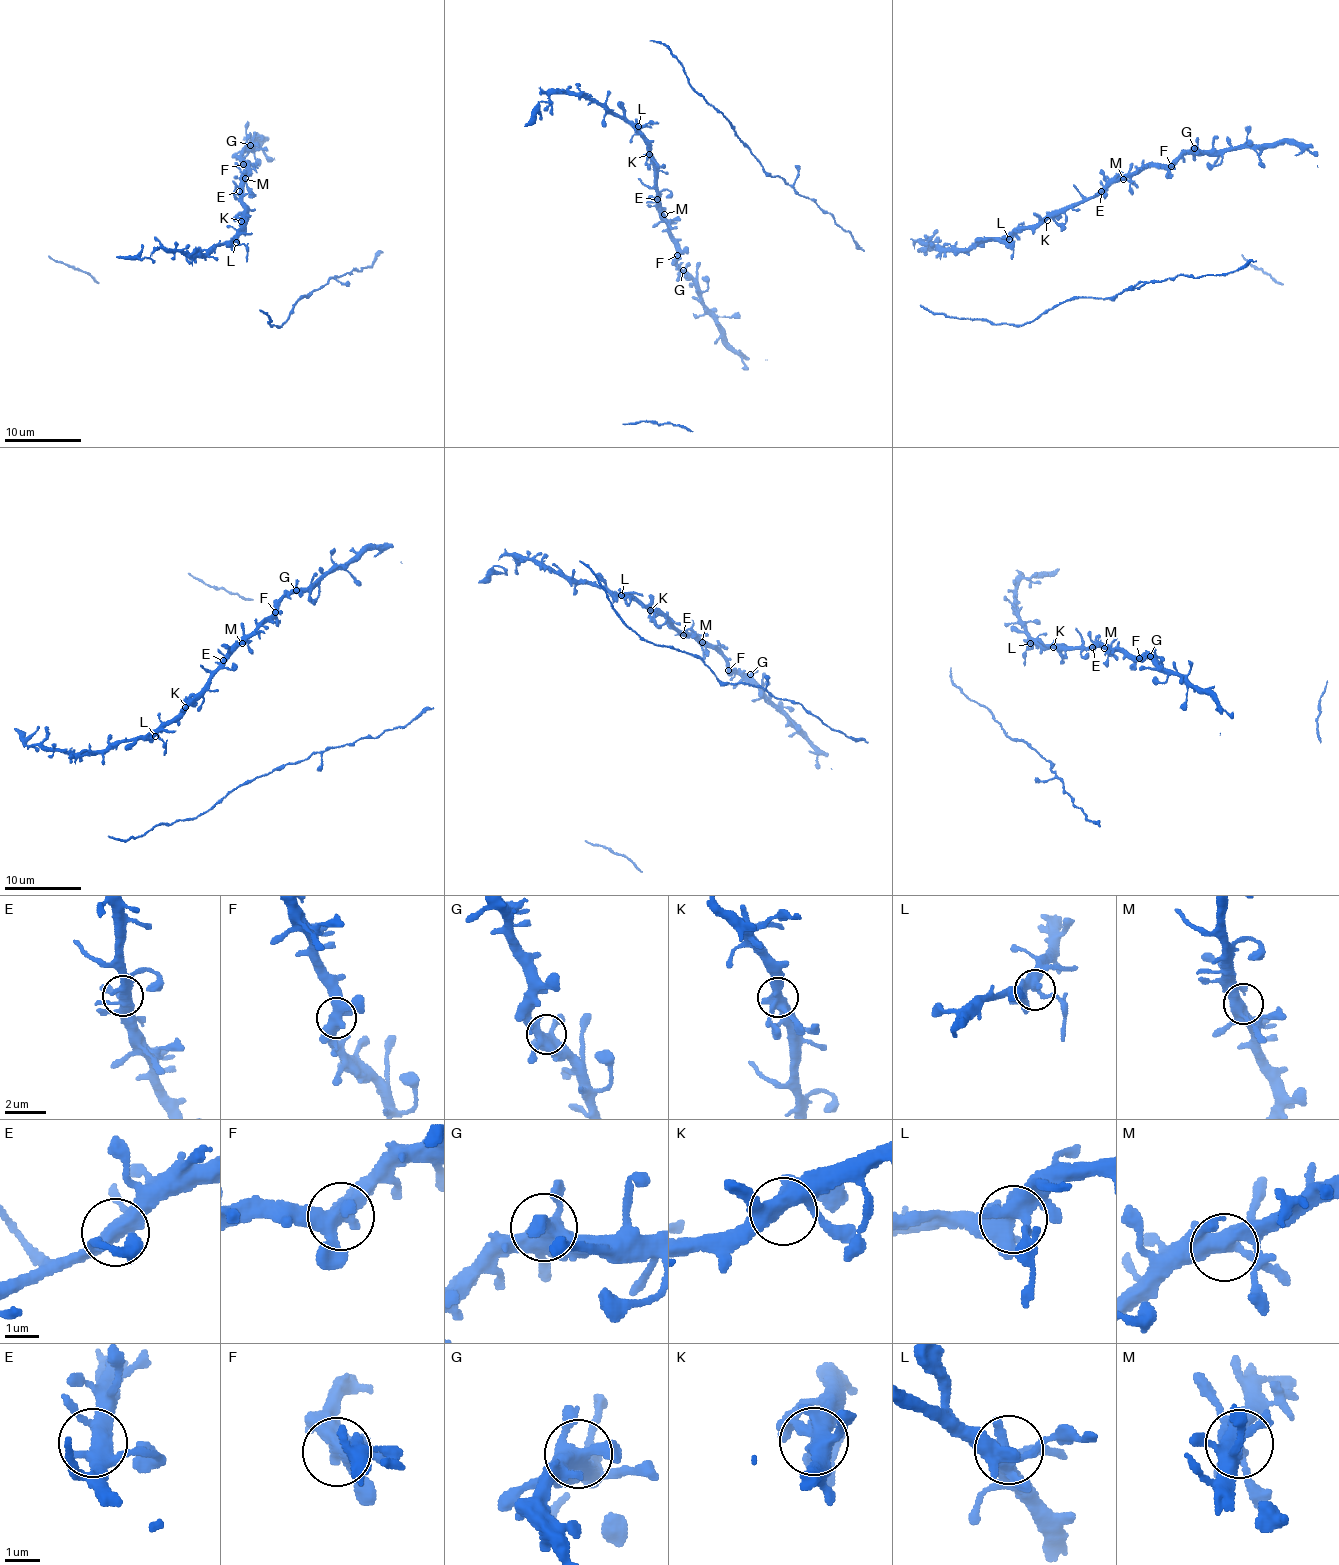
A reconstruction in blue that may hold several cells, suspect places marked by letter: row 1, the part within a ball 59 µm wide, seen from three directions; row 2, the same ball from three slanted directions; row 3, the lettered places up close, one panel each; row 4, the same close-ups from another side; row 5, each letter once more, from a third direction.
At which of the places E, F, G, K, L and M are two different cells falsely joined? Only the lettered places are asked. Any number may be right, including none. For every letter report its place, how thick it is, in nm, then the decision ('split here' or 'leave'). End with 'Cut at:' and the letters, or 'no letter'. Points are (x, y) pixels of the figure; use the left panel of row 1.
E: (239, 191) | 380 nm | leave
F: (243, 164) | 440 nm | leave
G: (250, 145) | 440 nm | leave
K: (241, 221) | 440 nm | leave
L: (236, 242) | 440 nm | leave
M: (245, 178) | 440 nm | leave
Cut at: no letter

